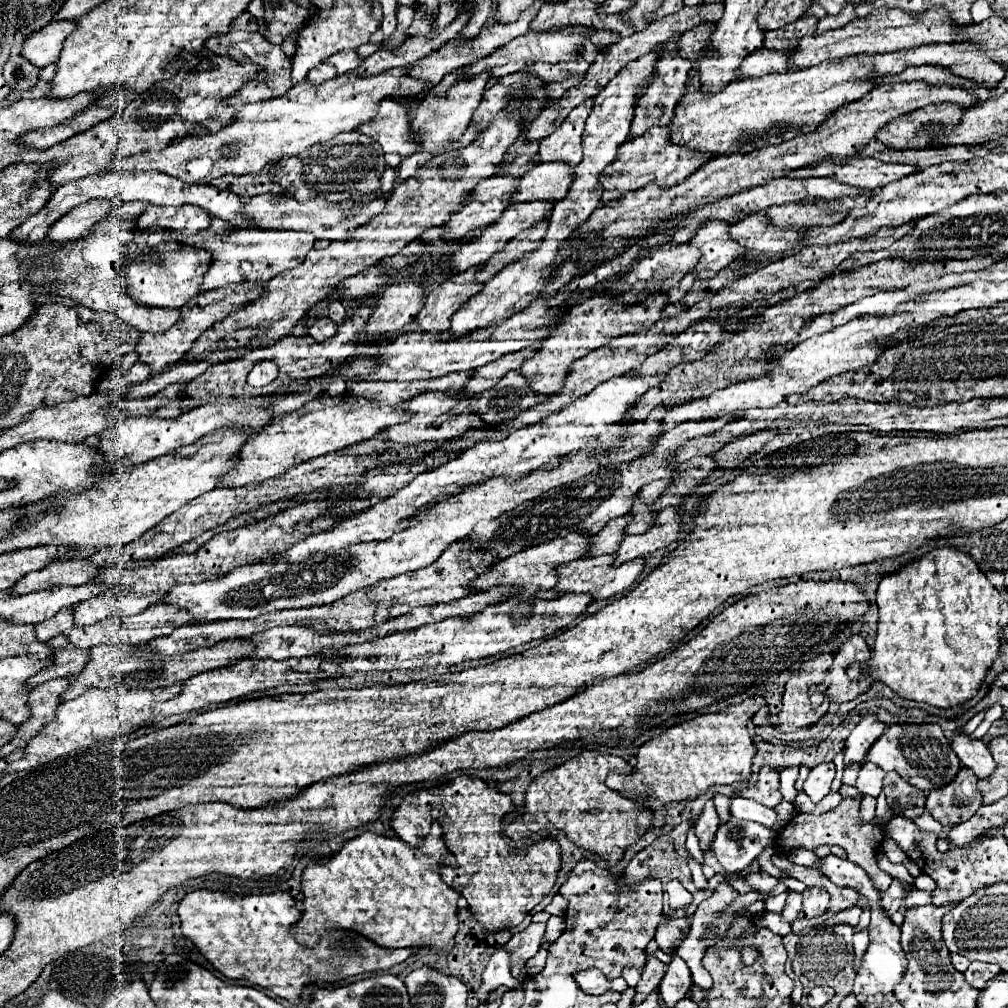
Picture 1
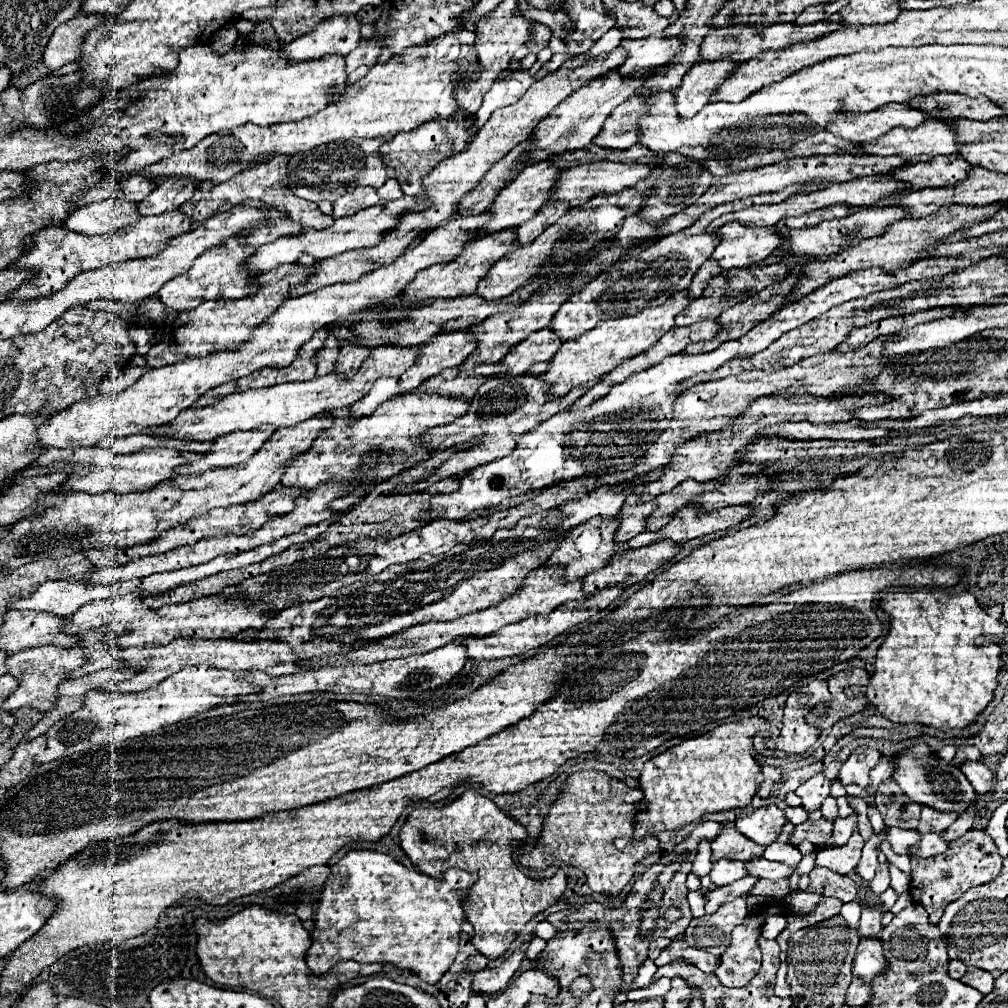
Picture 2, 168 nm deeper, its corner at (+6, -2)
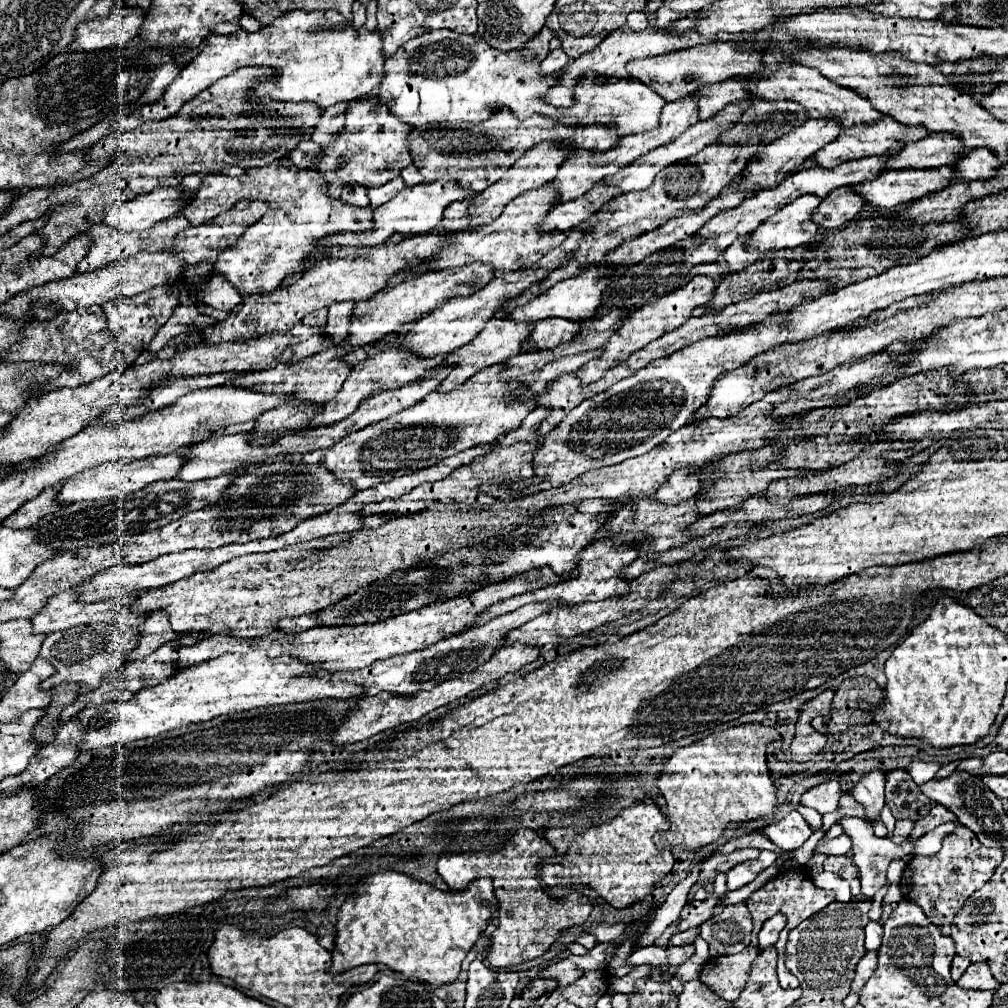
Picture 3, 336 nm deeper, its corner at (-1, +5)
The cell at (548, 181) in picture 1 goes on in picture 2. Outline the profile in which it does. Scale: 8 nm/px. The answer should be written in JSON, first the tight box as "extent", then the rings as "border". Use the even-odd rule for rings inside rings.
{"extent":[551,162,663,206],"border":[[[589,162],[589,164],[581,164],[581,166],[571,166],[565,168],[559,174],[559,182],[557,186],[551,190],[551,200],[563,200],[569,202],[571,206],[581,206],[587,200],[591,200],[593,196],[599,194],[617,194],[625,188],[637,186],[641,180],[645,180],[649,176],[649,172],[655,166],[663,166],[657,162],[651,164],[621,164],[621,162]]]}

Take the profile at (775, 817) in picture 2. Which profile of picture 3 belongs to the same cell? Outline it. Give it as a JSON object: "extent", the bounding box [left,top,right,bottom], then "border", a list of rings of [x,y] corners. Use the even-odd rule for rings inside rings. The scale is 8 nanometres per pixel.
{"extent":[762,811,812,851],"border":[[[790,811],[784,819],[762,827],[762,833],[772,843],[776,843],[780,849],[794,851],[810,837],[812,831],[810,831],[808,823],[802,819],[802,815],[798,811]]]}

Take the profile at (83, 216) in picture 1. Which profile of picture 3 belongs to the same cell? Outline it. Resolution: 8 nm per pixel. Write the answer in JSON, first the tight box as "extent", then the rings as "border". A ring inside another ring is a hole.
{"extent":[102,187,182,231],"border":[[[158,187],[152,193],[142,193],[130,201],[104,207],[102,223],[124,231],[144,231],[156,221],[180,213],[182,197],[182,187]]]}

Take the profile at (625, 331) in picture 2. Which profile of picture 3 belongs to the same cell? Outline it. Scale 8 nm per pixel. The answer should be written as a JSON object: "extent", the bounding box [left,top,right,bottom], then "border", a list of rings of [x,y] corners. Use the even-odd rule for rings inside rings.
{"extent":[578,275,716,385],"border":[[[696,275],[692,277],[684,287],[664,295],[664,297],[658,297],[656,301],[650,301],[646,305],[642,305],[640,309],[632,311],[628,317],[622,319],[620,327],[612,333],[608,345],[602,349],[600,357],[588,361],[588,365],[582,365],[578,369],[578,379],[582,381],[582,385],[588,385],[592,381],[598,381],[600,377],[604,377],[606,369],[610,369],[612,365],[616,365],[616,361],[622,361],[624,357],[628,357],[630,353],[634,353],[636,349],[642,349],[644,345],[648,345],[650,341],[662,337],[664,333],[684,325],[684,321],[692,315],[694,307],[698,305],[706,305],[710,299],[712,299],[712,293],[716,289],[716,281],[712,277],[706,277],[706,275]]]}

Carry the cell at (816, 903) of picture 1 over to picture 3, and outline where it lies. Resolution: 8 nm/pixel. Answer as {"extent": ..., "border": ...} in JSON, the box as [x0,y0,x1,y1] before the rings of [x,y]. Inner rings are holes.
{"extent":[824,855,858,883],"border":[[[832,855],[824,861],[824,871],[830,871],[830,873],[836,873],[840,875],[842,879],[846,879],[848,883],[856,883],[858,881],[858,869],[854,865],[854,861],[846,855]]]}

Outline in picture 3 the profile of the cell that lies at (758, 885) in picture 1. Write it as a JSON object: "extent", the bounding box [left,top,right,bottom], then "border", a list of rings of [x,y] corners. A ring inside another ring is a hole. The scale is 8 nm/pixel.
{"extent":[676,895,720,931],"border":[[[710,895],[710,897],[704,899],[704,901],[692,901],[690,905],[686,905],[684,911],[680,913],[682,923],[678,925],[676,931],[686,931],[686,929],[692,929],[692,927],[702,925],[702,923],[714,913],[718,901],[720,901],[720,897]]]}

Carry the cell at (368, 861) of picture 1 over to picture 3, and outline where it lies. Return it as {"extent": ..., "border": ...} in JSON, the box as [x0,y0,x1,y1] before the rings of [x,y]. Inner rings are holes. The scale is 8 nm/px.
{"extent":[330,869,496,987],"border":[[[390,869],[376,871],[364,877],[364,881],[352,885],[352,893],[342,903],[336,915],[336,939],[332,949],[330,973],[342,973],[364,963],[384,963],[386,967],[426,981],[434,987],[456,981],[460,973],[460,963],[480,937],[484,925],[492,919],[496,911],[496,897],[492,879],[474,879],[464,891],[440,891],[430,883],[414,879],[406,873],[394,873]]]}

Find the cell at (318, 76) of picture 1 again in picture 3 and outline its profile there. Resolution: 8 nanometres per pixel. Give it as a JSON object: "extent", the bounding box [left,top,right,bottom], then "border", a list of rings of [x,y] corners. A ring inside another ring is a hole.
{"extent":[56,9,384,153],"border":[[[296,9],[256,33],[248,33],[244,29],[238,29],[232,35],[210,33],[206,39],[208,45],[184,69],[180,69],[176,79],[168,85],[168,89],[156,103],[142,105],[132,115],[112,115],[105,118],[92,126],[92,129],[74,135],[72,141],[64,141],[62,145],[56,145],[56,149],[58,153],[88,149],[110,134],[114,123],[114,132],[125,133],[146,121],[168,119],[176,115],[186,101],[194,99],[200,91],[208,89],[212,83],[222,79],[224,73],[228,75],[244,65],[270,67],[274,71],[270,79],[256,83],[248,91],[250,111],[246,113],[246,117],[262,111],[264,97],[270,97],[274,101],[290,101],[290,103],[312,101],[320,109],[332,107],[340,101],[354,101],[370,93],[382,81],[382,75],[384,75],[382,41],[378,31],[372,33],[372,31],[366,31],[364,27],[360,29],[340,27],[340,23],[344,23],[344,19],[334,9],[312,11],[312,13]],[[316,25],[332,25],[332,29],[316,29]]]}

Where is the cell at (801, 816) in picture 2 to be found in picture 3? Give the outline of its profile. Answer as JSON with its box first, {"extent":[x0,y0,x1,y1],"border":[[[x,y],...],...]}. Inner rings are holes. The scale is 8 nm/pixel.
{"extent":[838,817,916,899],"border":[[[842,817],[838,821],[842,827],[844,827],[844,833],[852,839],[854,843],[854,865],[860,869],[860,881],[862,881],[862,895],[872,899],[876,891],[880,891],[888,879],[886,879],[886,869],[888,869],[888,863],[896,857],[904,857],[908,853],[914,851],[914,845],[916,845],[916,839],[906,839],[904,843],[900,845],[894,845],[888,837],[876,837],[874,831],[872,831],[872,823],[868,821],[862,821],[858,817]]]}

